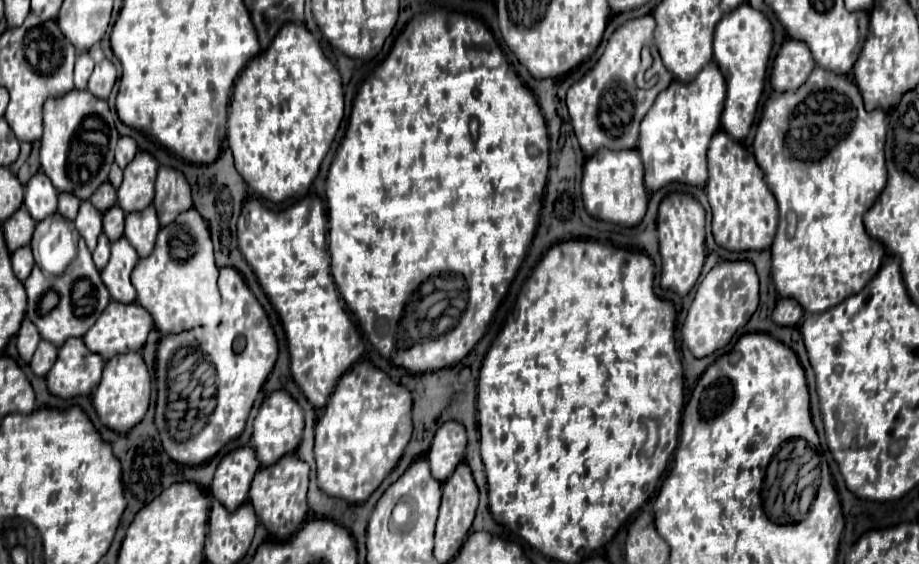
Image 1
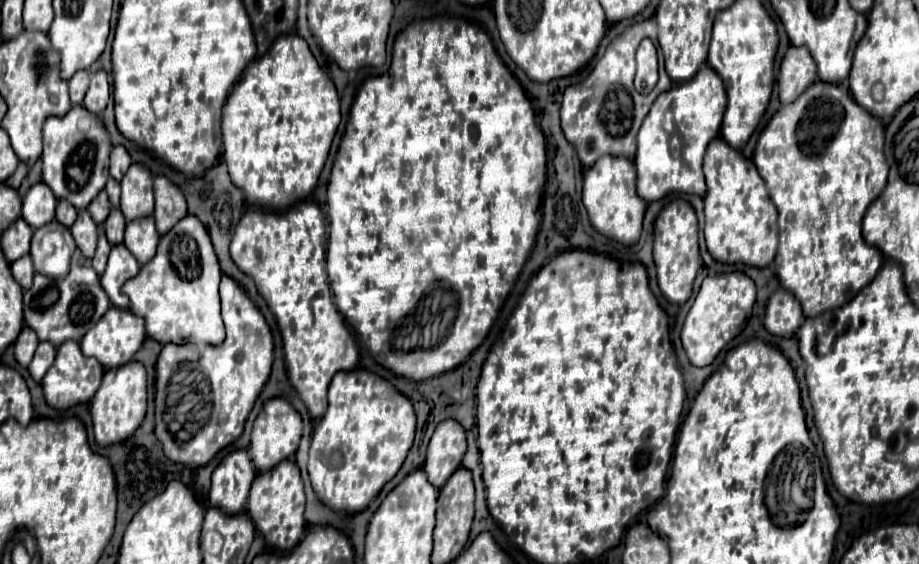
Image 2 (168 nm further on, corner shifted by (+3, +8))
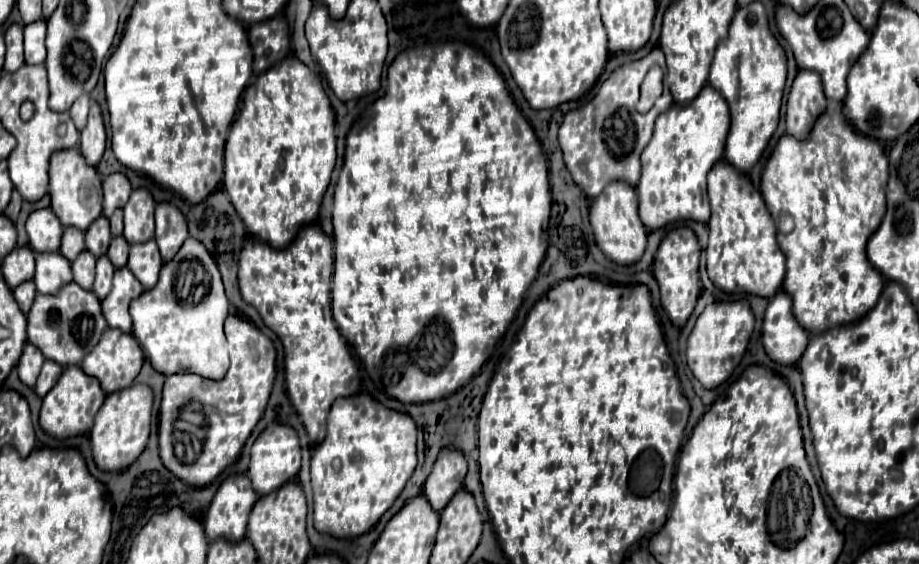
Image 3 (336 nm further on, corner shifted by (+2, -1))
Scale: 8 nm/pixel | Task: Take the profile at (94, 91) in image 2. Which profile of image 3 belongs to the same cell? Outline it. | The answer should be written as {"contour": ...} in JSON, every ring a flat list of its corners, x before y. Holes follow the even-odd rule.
{"contour":[[97,104,91,106,91,112,89,112,89,122,87,126,83,128,81,132,81,154,85,158,85,162,93,168,97,168,103,152,105,152,105,140,107,140,107,134,105,134,105,124,103,124,103,116,101,116,101,110]]}

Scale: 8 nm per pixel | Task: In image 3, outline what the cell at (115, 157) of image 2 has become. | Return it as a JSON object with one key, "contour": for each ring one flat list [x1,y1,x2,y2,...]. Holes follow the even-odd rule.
{"contour":[[125,174,105,176,103,178,103,194,105,194,105,200,103,200,103,216,105,218,111,218,111,214,117,208,123,208,125,202,129,200,131,190,133,188,131,188,129,180,125,178]]}

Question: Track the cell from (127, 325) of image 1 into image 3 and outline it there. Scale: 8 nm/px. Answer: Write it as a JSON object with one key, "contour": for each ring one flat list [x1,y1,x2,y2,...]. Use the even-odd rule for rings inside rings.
{"contour":[[107,328,105,334,101,336,99,344,83,358,81,362,81,370,87,374,87,376,95,376,101,384,101,388,105,390,105,394,113,394,117,390,123,390,123,388,129,388,133,384,133,380,137,378,141,366,143,366,143,350,139,346,139,342,131,336,131,334,125,334,121,330,115,330,115,328]]}

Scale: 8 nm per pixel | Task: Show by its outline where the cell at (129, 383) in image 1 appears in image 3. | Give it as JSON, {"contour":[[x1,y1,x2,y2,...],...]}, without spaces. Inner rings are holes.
{"contour":[[133,384,117,394,109,394,95,418,95,426,91,428,89,437,95,464,105,472,121,472,127,470,145,450,149,440,149,422,153,408,153,392,145,384]]}

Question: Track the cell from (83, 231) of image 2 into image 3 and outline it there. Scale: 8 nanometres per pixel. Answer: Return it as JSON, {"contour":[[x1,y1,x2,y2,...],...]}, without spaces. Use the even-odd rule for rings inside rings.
{"contour":[[85,250,73,262,73,282,77,282,83,290,91,290,93,278,95,278,95,256]]}

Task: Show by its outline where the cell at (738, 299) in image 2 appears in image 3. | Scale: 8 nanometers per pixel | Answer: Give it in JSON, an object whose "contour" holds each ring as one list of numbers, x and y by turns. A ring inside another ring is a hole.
{"contour":[[745,300,715,302,703,310,687,340,687,366,691,368,693,376,703,384,703,388,713,390,733,374,747,350,753,324,755,316]]}

